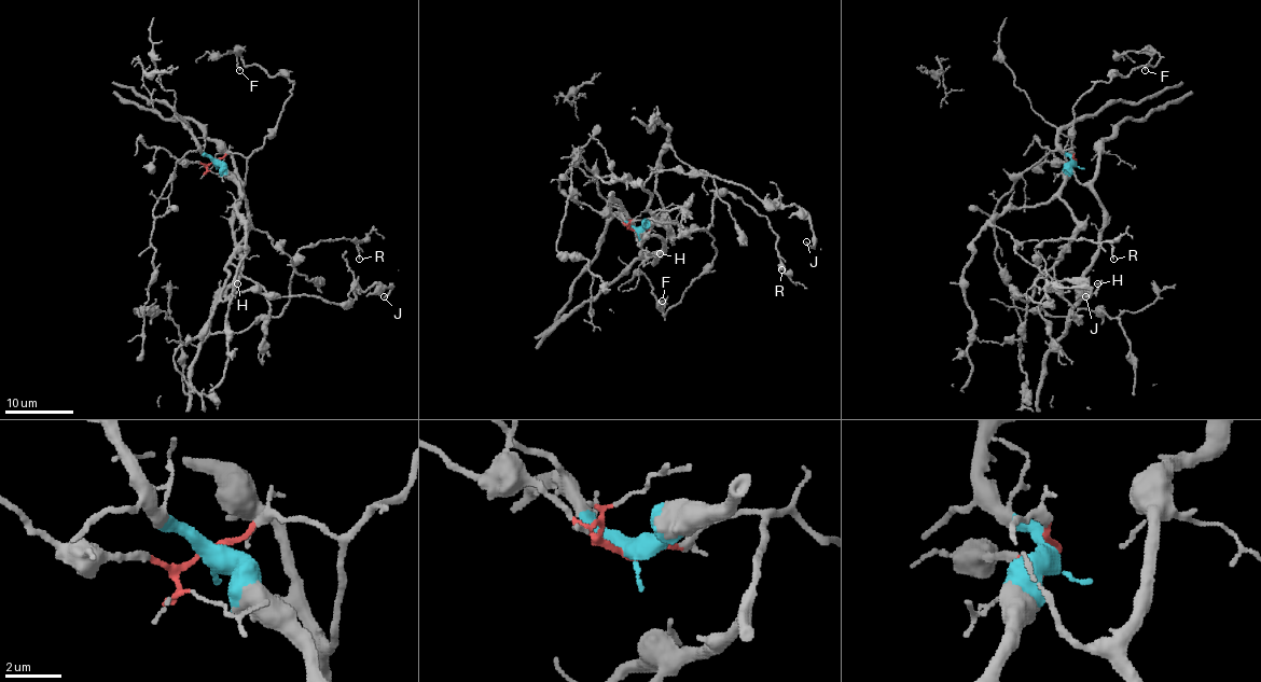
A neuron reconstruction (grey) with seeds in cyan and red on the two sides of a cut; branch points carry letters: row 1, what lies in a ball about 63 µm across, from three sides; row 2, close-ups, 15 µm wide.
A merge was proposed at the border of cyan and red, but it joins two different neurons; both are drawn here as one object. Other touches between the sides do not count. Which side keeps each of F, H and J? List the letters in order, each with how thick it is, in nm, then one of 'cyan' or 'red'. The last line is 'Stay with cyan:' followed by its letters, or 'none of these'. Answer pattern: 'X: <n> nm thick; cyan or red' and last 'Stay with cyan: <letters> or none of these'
F: 140 nm thick; red
H: 140 nm thick; red
J: 190 nm thick; cyan
Stay with cyan: J

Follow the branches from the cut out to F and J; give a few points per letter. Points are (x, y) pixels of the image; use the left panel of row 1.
F: (212, 162), (255, 151), (290, 95), (293, 82), (259, 65), (246, 65), (240, 53), (240, 70)
J: (215, 162), (247, 211), (223, 301), (254, 290), (340, 303), (377, 283), (390, 287), (383, 297)

